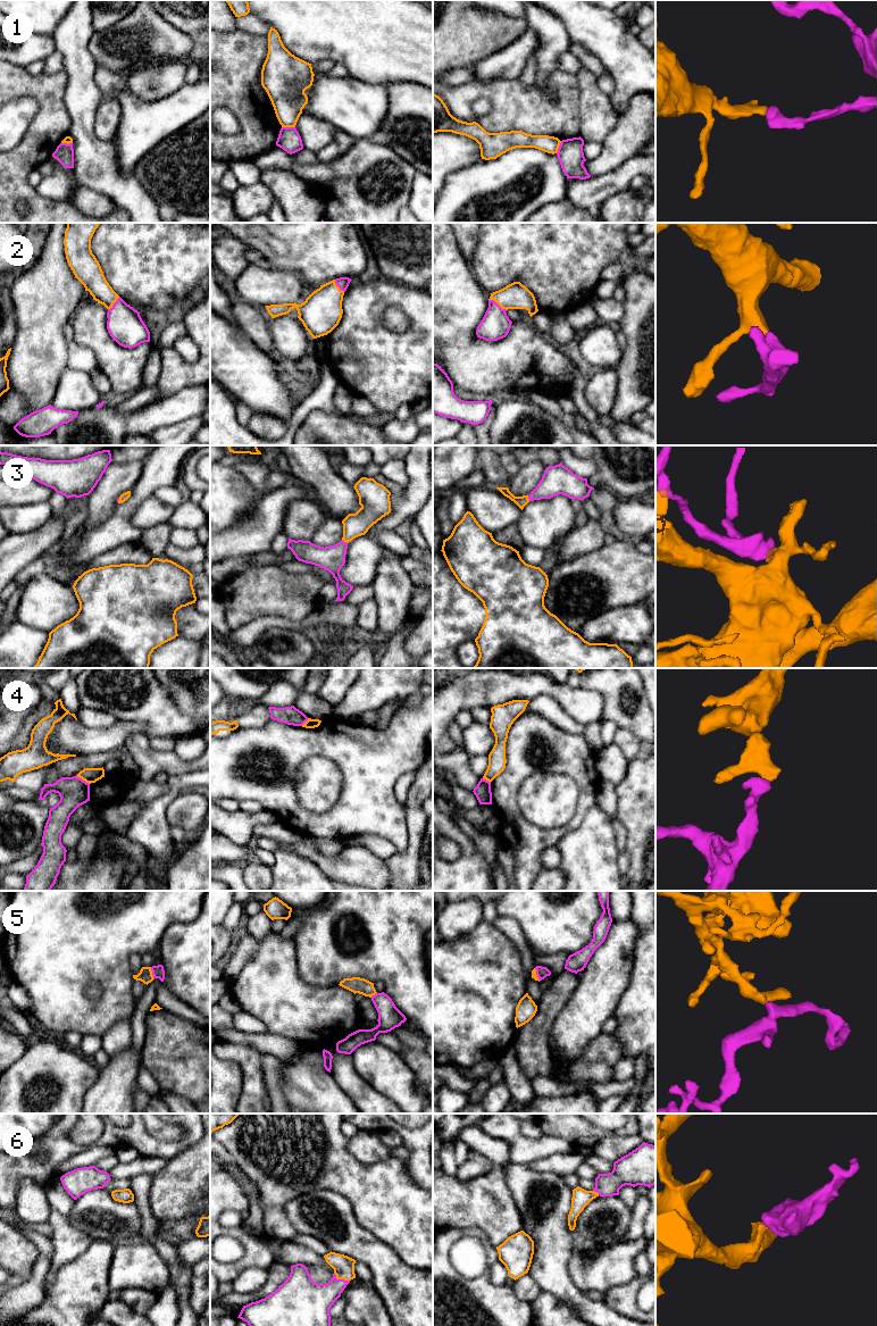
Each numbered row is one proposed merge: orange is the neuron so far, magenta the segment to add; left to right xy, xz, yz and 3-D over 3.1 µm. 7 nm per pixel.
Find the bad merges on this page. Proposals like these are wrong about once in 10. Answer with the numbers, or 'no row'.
1, 4

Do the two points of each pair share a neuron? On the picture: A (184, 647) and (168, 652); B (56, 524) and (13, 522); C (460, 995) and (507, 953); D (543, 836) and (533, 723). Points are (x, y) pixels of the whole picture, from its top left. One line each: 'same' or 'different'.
A: same
B: different
C: same
D: same

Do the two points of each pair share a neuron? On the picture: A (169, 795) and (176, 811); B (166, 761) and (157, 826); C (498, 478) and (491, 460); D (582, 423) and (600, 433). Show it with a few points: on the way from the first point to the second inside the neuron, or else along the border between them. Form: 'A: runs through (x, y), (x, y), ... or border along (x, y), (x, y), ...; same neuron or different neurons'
A: border along (183, 791), (169, 806), (167, 812), (169, 825); different neurons
B: border along (195, 769), (169, 776); different neurons
C: runs through (494, 474), (491, 465); same neuron
D: runs through (586, 425), (595, 430); same neuron

